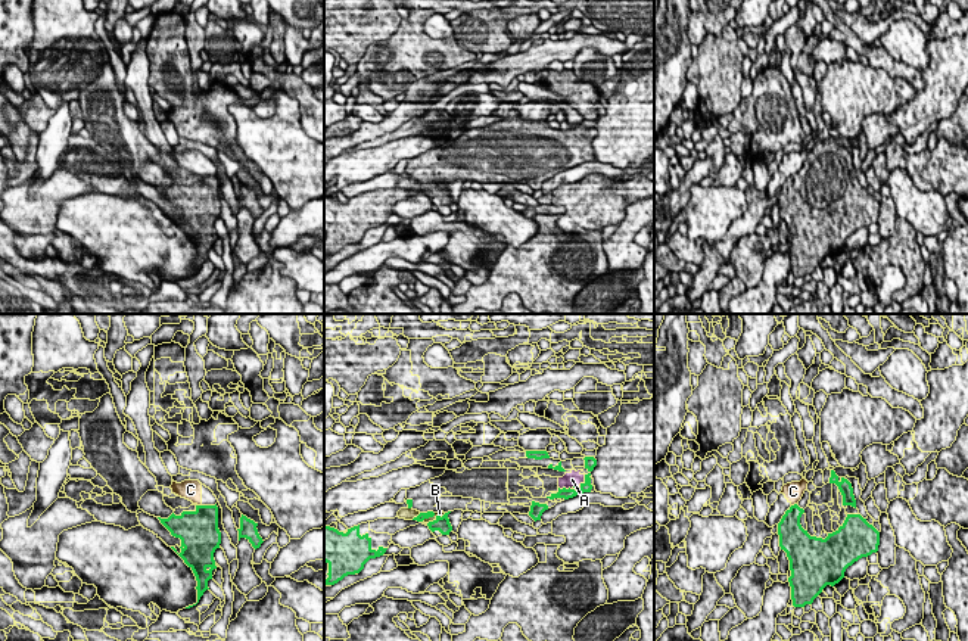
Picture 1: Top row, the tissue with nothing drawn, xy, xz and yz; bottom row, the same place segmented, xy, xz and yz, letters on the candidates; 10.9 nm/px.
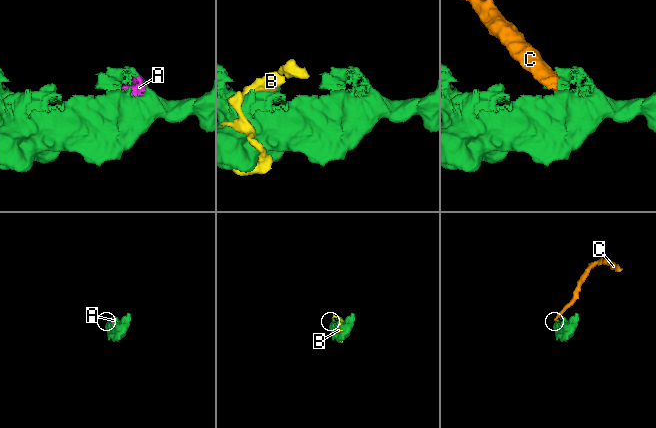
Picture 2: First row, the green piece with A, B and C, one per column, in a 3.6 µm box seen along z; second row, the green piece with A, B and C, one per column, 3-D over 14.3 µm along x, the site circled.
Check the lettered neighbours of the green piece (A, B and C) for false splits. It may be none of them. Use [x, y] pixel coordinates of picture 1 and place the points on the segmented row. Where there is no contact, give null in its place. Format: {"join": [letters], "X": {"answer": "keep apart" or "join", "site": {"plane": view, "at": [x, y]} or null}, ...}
{"join": ["A"], "A": {"answer": "join", "site": {"plane": "xz", "at": [573, 489]}}, "B": {"answer": "keep apart", "site": {"plane": "xz", "at": [433, 515]}}, "C": {"answer": "keep apart", "site": {"plane": "yz", "at": [794, 504]}}}

